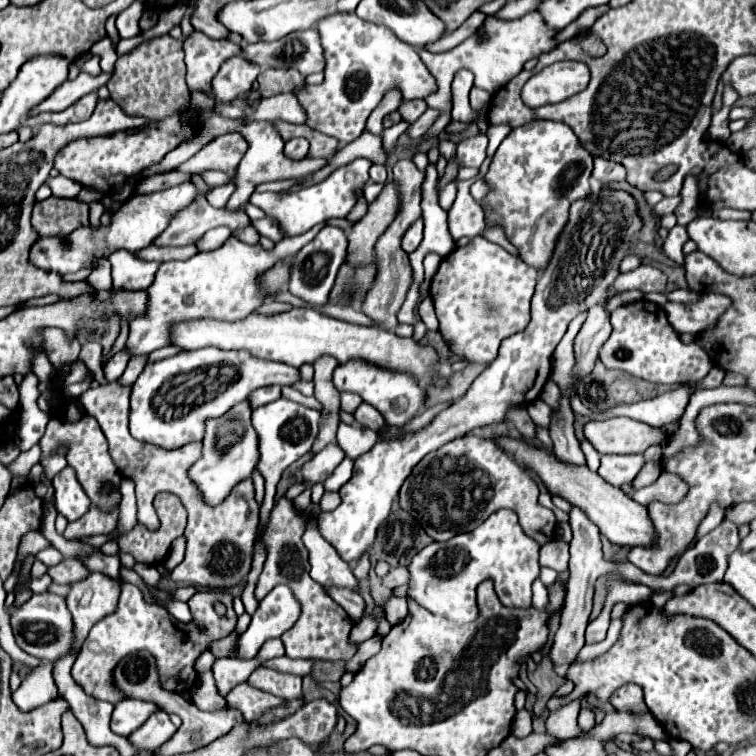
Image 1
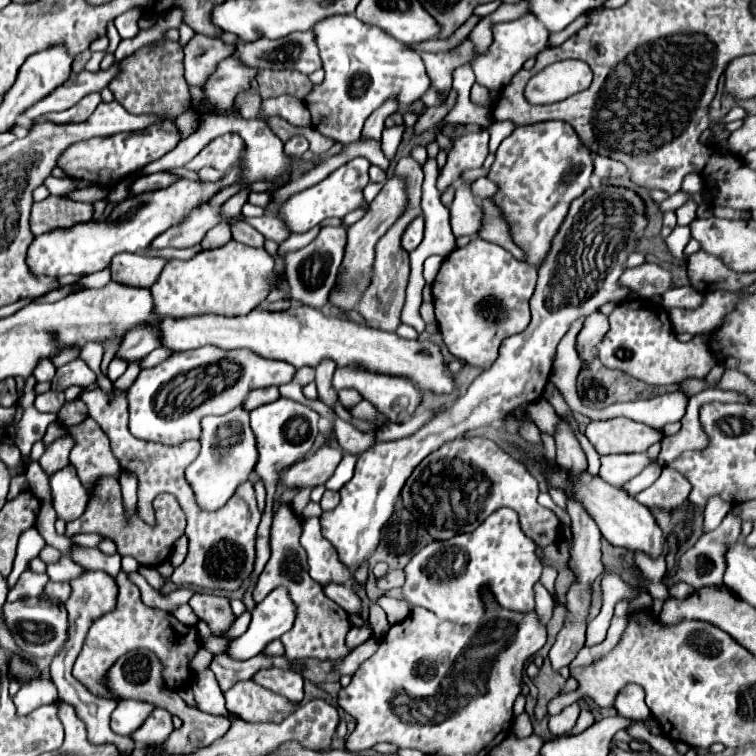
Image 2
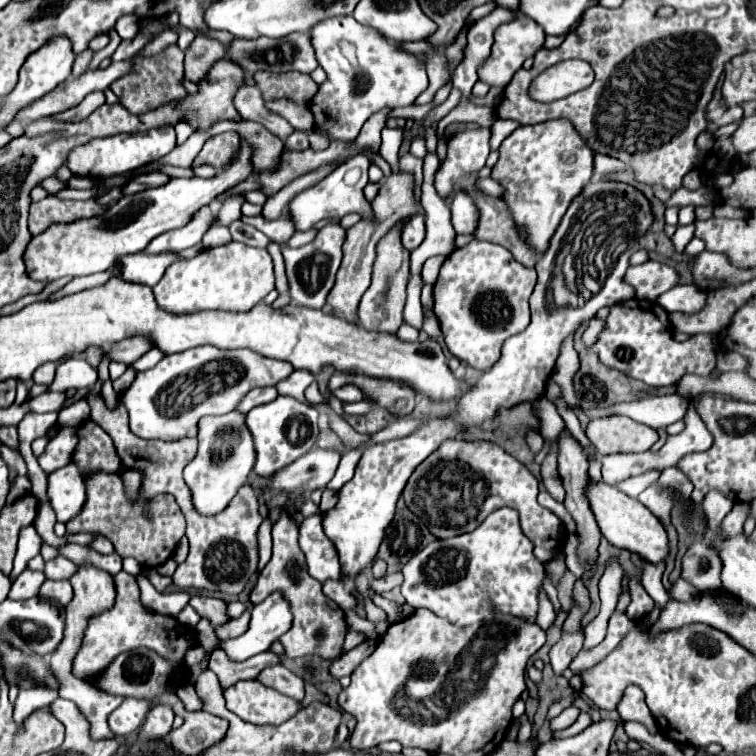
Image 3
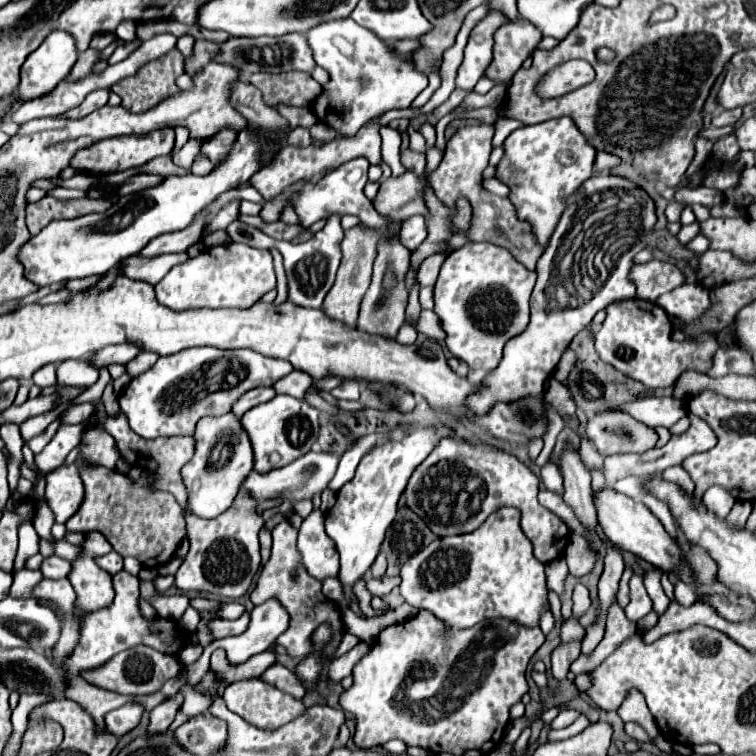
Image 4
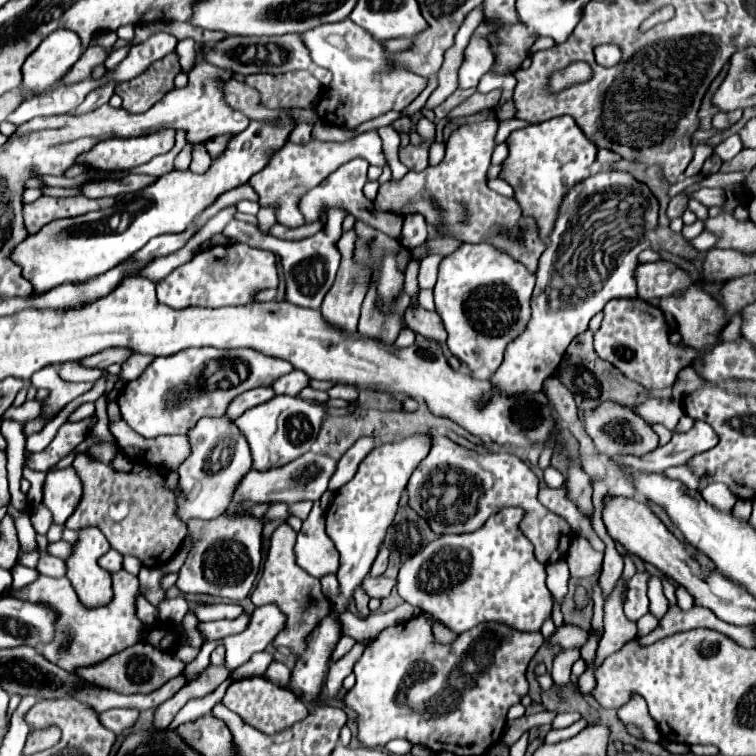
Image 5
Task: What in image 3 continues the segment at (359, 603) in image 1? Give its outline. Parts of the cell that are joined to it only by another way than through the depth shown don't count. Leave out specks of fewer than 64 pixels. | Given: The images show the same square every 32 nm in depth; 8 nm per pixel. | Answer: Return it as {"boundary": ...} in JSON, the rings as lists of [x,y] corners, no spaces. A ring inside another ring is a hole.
{"boundary":[[[328,580],[328,582],[324,584],[324,594],[326,594],[330,600],[334,600],[336,604],[340,604],[340,608],[344,608],[344,610],[354,610],[356,604],[358,604],[356,596],[352,596],[352,592],[348,592],[342,582]]]}

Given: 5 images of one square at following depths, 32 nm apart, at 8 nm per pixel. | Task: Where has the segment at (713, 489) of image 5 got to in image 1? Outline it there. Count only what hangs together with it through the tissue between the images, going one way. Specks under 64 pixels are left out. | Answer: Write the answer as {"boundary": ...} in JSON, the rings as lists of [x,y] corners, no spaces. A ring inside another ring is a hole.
{"boundary":[[[714,506],[710,512],[708,512],[708,516],[704,518],[704,522],[698,526],[698,532],[696,532],[696,540],[700,540],[702,536],[706,536],[708,532],[712,532],[722,520],[724,520],[724,508],[720,508],[720,506]]]}

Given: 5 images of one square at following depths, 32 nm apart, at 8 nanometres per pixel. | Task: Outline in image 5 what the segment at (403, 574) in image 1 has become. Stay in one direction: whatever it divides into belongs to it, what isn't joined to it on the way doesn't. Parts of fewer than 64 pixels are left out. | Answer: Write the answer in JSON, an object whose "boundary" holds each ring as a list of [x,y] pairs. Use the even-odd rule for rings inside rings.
{"boundary":[[[366,576],[364,578],[364,590],[368,592],[370,598],[386,598],[390,594],[390,590],[396,586],[396,578],[386,578],[386,576],[380,576],[380,578],[372,578],[372,576]]]}

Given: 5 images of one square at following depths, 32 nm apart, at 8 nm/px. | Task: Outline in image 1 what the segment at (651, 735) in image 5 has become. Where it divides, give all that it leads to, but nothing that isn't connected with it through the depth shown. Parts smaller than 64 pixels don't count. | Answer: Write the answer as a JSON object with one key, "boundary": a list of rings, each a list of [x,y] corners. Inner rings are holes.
{"boundary":[[[634,684],[620,686],[620,688],[610,696],[610,704],[612,704],[616,710],[646,710],[644,696],[642,696],[642,688],[634,686]]]}

